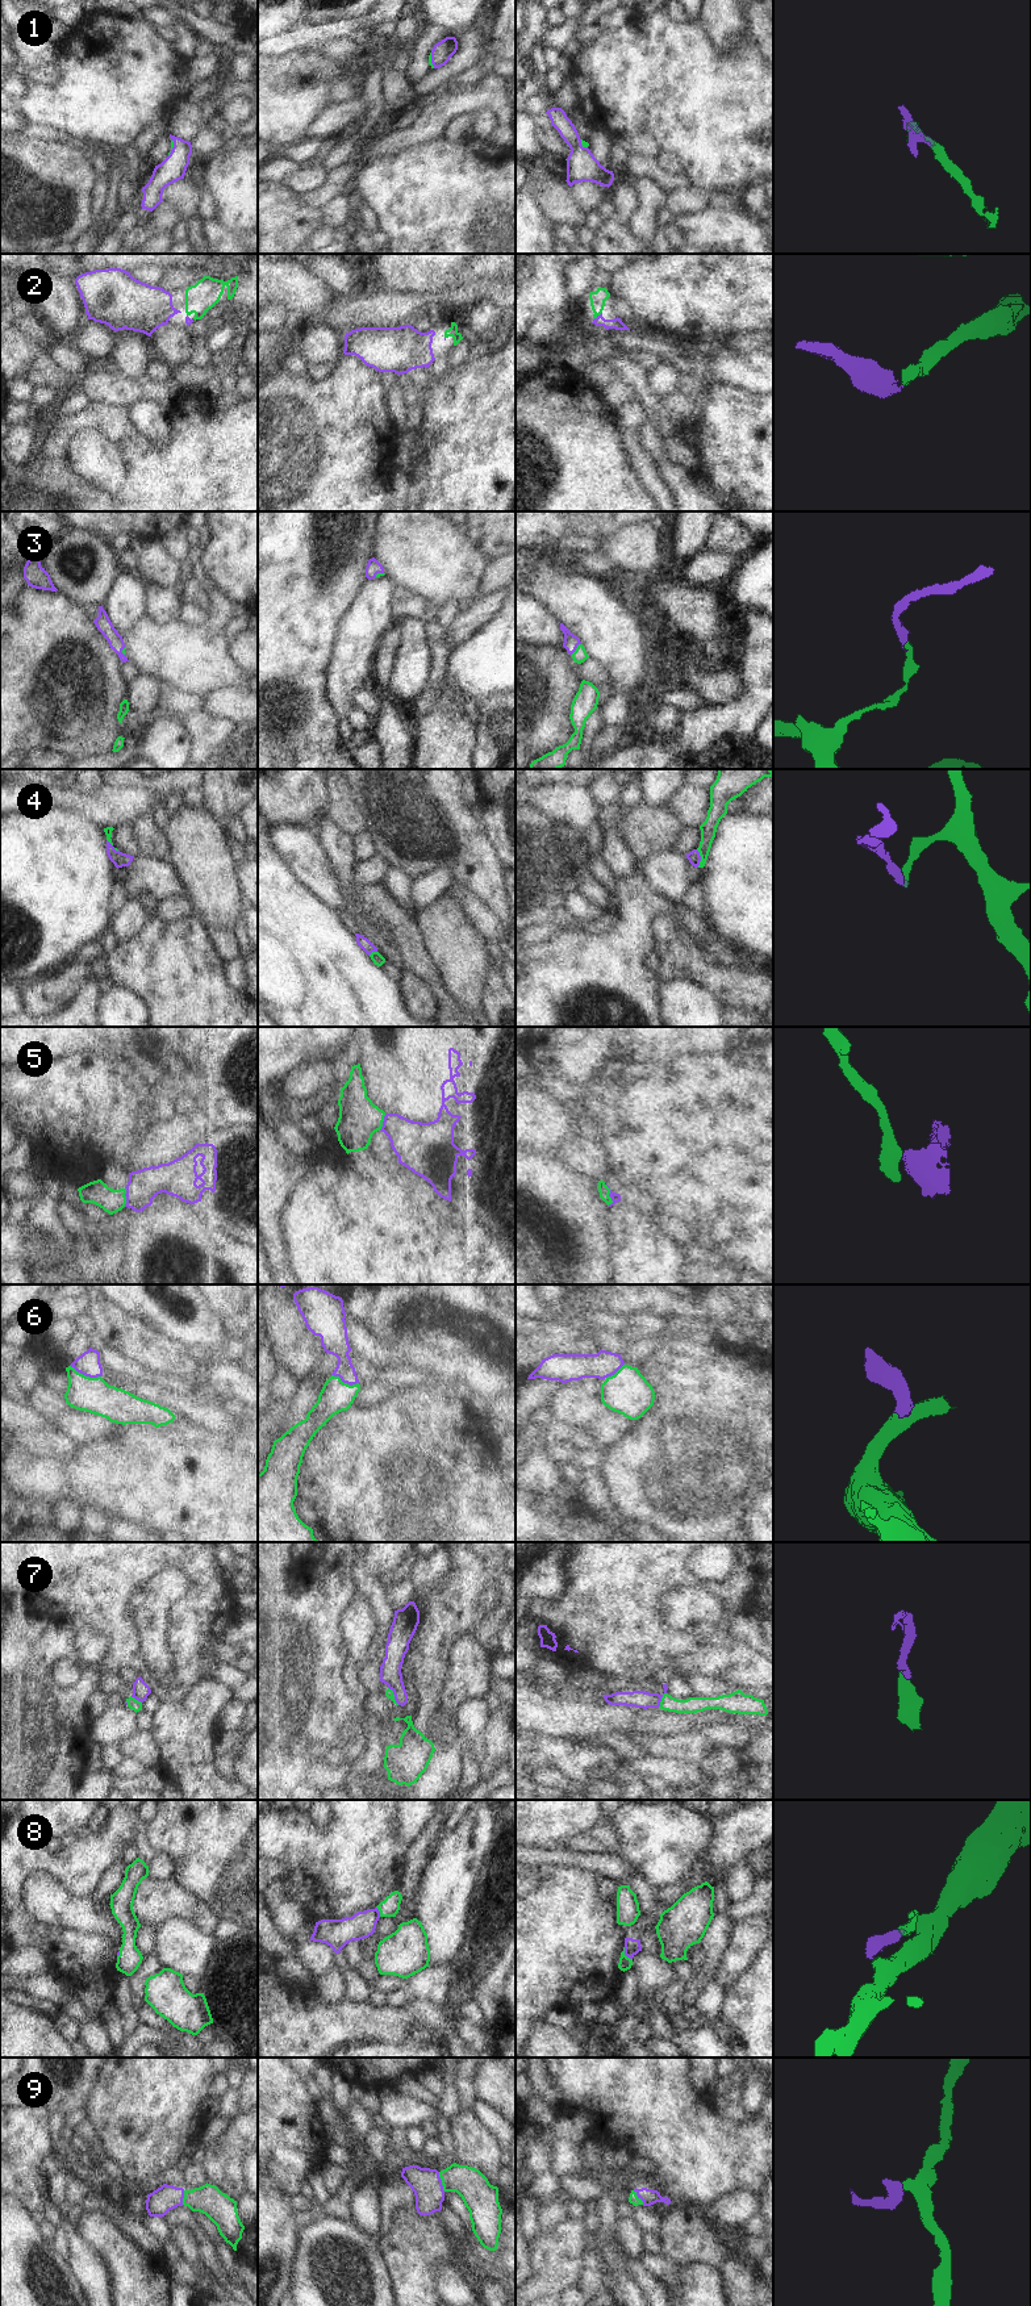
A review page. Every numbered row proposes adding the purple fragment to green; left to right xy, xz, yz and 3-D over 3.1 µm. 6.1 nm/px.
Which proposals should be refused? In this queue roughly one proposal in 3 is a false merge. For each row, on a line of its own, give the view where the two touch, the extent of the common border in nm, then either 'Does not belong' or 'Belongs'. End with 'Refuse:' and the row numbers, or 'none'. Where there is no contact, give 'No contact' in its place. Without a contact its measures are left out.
1: Touches green in xy. Shared border 110 nm. Belongs
2: Touches green in yz. Shared border 80 nm. Belongs
3: Touches green in yz. Shared border 90 nm. Belongs
4: Touches green in yz. Shared border 110 nm. Does not belong
5: Touches green in yz. Shared border 130 nm. Does not belong
6: Touches green in xy. Shared border 200 nm. Belongs
7: Touches green in yz. Shared border 110 nm. Does not belong
8: Touches green in yz. Shared border 90 nm. Does not belong
9: Touches green in xz. Shared border 130 nm. Belongs
Refuse: 4, 5, 7, 8

